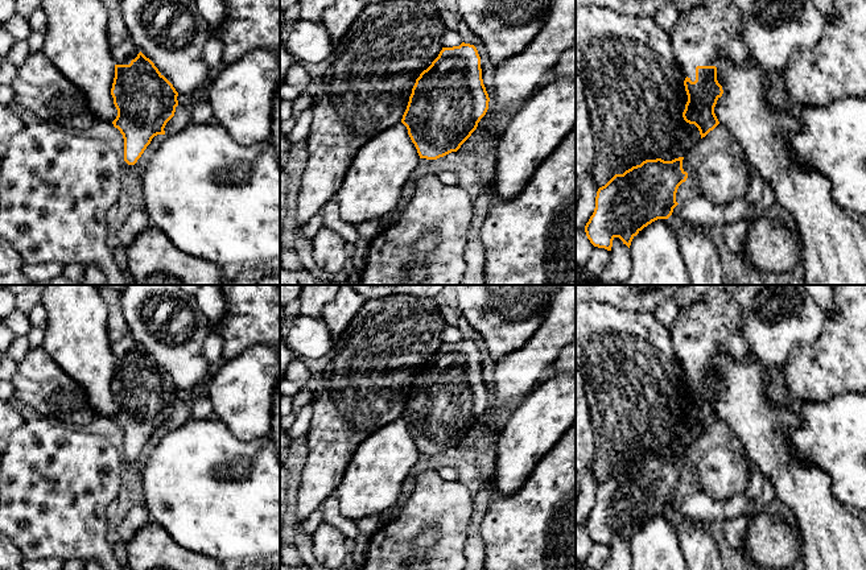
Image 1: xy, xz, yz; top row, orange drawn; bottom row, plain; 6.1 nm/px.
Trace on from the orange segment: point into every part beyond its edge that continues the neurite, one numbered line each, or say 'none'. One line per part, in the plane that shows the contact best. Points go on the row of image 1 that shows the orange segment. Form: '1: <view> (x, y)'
1: yz (710, 29)

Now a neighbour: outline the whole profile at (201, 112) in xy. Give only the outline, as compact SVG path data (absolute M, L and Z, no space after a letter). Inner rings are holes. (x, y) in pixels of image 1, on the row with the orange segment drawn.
M199 96L197 102L190 104L191 123L207 124L214 121L214 115L209 100L205 96Z

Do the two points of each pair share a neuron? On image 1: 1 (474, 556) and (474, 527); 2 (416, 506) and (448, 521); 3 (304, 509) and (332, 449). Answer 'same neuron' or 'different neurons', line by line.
1: same neuron
2: same neuron
3: same neuron

